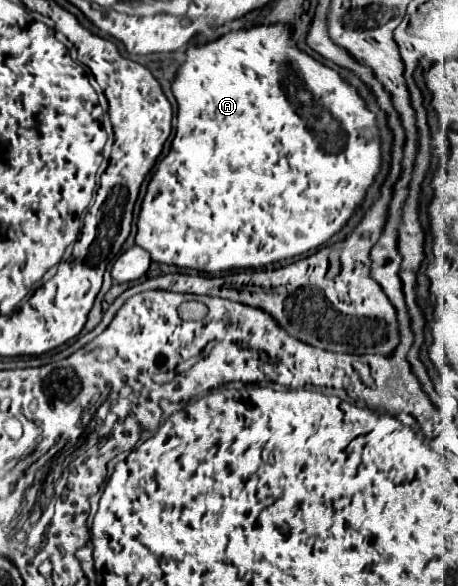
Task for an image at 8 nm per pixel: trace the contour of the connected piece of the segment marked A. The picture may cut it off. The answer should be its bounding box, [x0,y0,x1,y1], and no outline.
[136,22,382,274]

